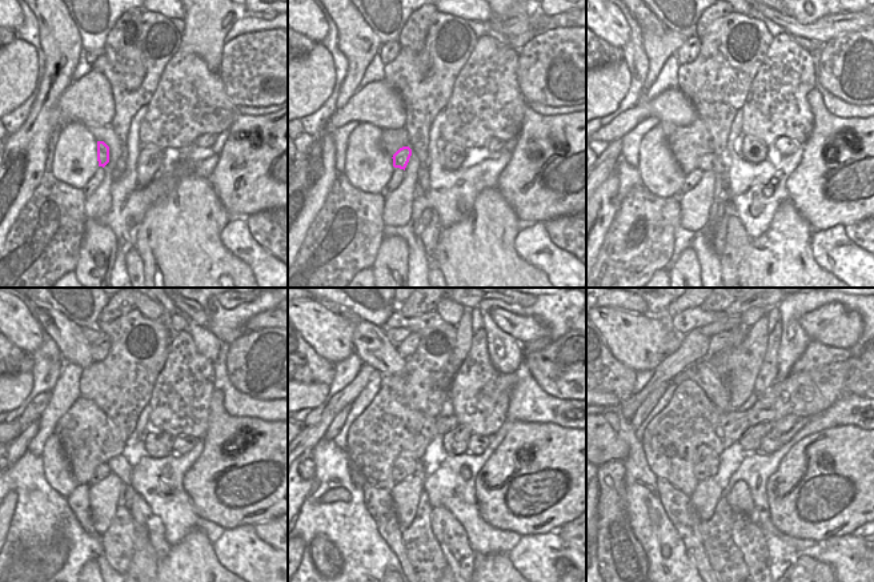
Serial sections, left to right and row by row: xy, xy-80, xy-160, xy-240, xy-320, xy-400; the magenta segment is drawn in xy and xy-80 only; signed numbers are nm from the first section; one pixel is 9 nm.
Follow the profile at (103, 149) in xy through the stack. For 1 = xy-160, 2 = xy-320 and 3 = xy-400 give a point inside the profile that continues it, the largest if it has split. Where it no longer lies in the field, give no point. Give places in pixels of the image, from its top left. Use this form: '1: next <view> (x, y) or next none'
1: next xy-160 (709, 163)
2: next xy-320 (449, 533)
3: next xy-400 (748, 536)

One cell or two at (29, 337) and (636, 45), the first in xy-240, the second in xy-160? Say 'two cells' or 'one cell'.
two cells

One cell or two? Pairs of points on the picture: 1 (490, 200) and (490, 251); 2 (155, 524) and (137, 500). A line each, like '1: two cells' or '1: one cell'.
1: one cell
2: one cell

